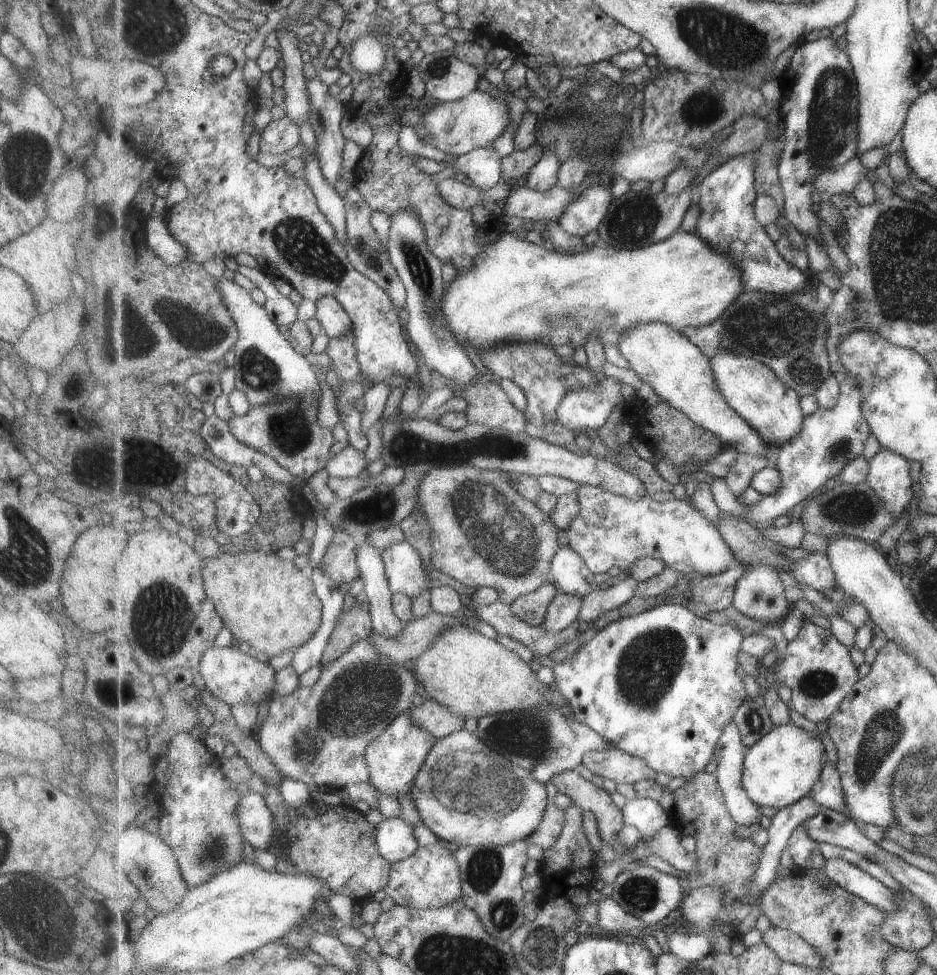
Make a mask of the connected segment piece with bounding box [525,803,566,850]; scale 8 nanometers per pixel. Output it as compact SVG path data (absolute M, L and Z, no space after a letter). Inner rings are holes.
M549 804L546 809L546 817L538 830L526 839L527 845L537 845L544 850L551 849L561 837L566 824L565 811Z

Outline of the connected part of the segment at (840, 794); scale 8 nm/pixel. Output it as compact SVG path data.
M825 758L825 766L822 771L822 778L819 783L811 790L810 796L816 800L816 802L824 808L843 813L848 816L846 812L846 796L842 788L842 776L836 766L828 763Z

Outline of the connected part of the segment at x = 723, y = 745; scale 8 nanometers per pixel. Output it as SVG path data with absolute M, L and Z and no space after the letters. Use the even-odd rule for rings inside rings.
M735 722L730 723L723 737L719 740L718 749L714 755L718 766L715 772L716 778L718 779L720 790L723 792L724 798L726 799L729 813L737 822L737 825L747 828L753 828L753 826L767 826L767 820L761 816L761 810L757 808L757 805L749 799L743 785L744 759L748 749L744 746L742 739L743 736L737 724Z

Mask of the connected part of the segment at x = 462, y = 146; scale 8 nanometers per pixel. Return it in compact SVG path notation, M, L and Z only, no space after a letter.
M474 91L459 101L439 103L431 111L424 110L421 115L423 124L416 125L419 140L430 136L432 143L427 144L455 157L467 155L476 149L489 147L496 142L510 126L511 108L509 102L495 98L487 92Z

